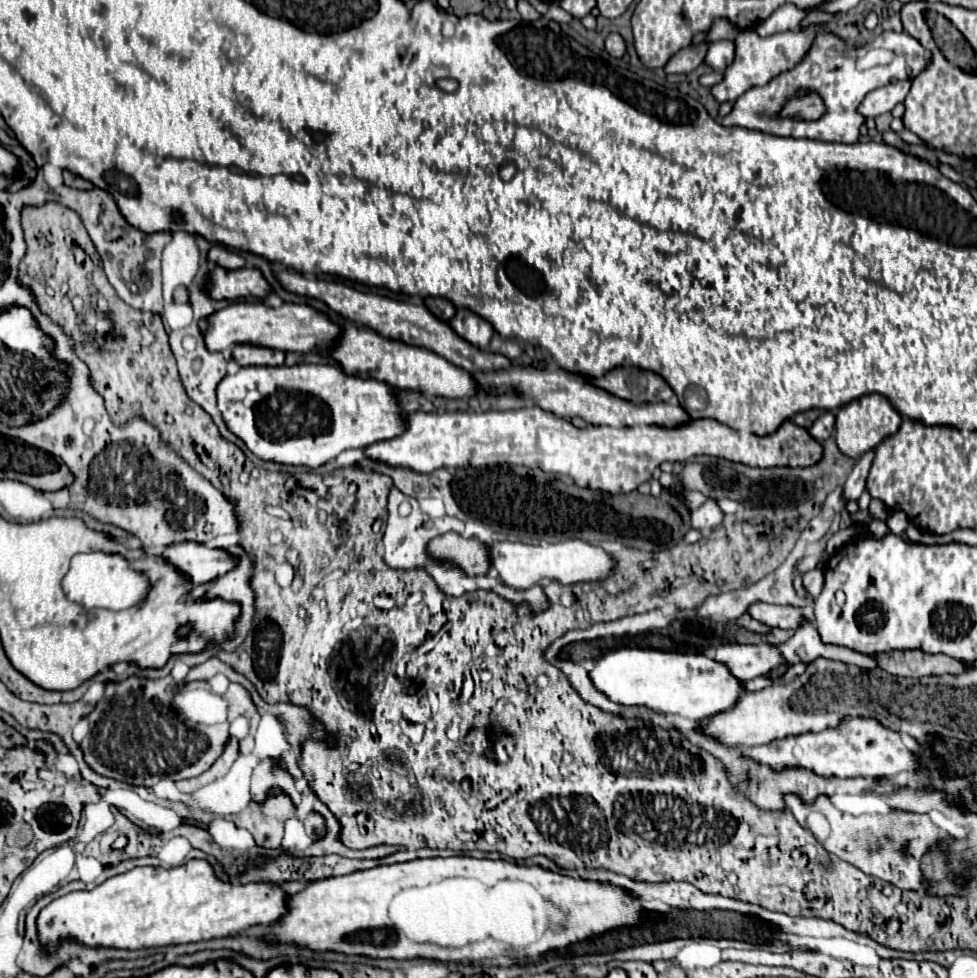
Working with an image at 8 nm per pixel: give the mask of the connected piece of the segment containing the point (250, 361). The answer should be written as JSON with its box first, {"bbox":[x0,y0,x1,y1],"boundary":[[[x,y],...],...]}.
{"bbox":[233,346,285,366],"boundary":[[[235,346],[233,358],[241,366],[283,366],[285,354],[281,350],[263,346]]]}

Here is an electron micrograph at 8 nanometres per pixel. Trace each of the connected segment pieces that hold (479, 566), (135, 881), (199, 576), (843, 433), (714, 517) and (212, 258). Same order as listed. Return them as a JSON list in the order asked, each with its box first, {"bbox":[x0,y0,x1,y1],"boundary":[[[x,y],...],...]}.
[{"bbox":[429,532,491,576],"boundary":[[[447,532],[429,542],[429,554],[441,560],[453,560],[469,576],[487,574],[491,562],[487,562],[487,546],[475,538],[463,538],[457,532]]]},{"bbox":[37,860,289,950],"boundary":[[[189,860],[177,868],[133,868],[125,874],[105,880],[93,890],[69,892],[49,906],[45,906],[37,918],[39,940],[47,950],[55,950],[63,938],[75,938],[85,946],[105,946],[105,948],[155,948],[169,944],[185,944],[211,940],[231,934],[241,934],[253,926],[275,924],[283,914],[287,914],[289,890],[279,882],[249,882],[231,884],[217,878],[213,866],[207,860]]]},{"bbox":[163,542,239,584],"boundary":[[[181,542],[169,546],[163,556],[181,572],[185,572],[193,584],[211,582],[217,576],[233,570],[239,560],[221,548],[207,548],[199,542]]]},{"bbox":[835,394,901,458],"boundary":[[[865,394],[857,400],[851,400],[849,404],[841,406],[837,412],[837,424],[835,424],[835,440],[839,450],[845,456],[859,458],[863,452],[875,448],[879,442],[883,442],[887,436],[895,434],[901,424],[901,414],[891,406],[891,402],[881,394]]]},{"bbox":[691,498,723,534],"boundary":[[[707,498],[697,510],[691,512],[691,526],[701,530],[703,534],[707,534],[713,528],[721,526],[721,522],[723,522],[723,510],[711,498]]]},{"bbox":[207,246,247,270],"boundary":[[[213,246],[209,250],[209,256],[207,258],[209,258],[209,262],[215,262],[215,264],[227,268],[227,270],[237,270],[237,268],[243,268],[247,264],[243,256],[239,256],[233,250],[227,250],[223,246]]]}]

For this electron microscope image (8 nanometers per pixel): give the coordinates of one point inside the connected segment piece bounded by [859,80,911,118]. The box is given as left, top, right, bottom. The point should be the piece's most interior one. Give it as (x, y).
(883, 100)

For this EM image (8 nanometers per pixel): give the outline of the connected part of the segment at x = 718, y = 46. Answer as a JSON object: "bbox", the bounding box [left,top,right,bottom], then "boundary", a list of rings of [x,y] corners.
{"bbox":[705,40,735,70],"boundary":[[[717,40],[709,46],[707,56],[705,56],[705,64],[713,70],[725,70],[727,66],[731,66],[731,62],[735,60],[735,42],[731,40]]]}

